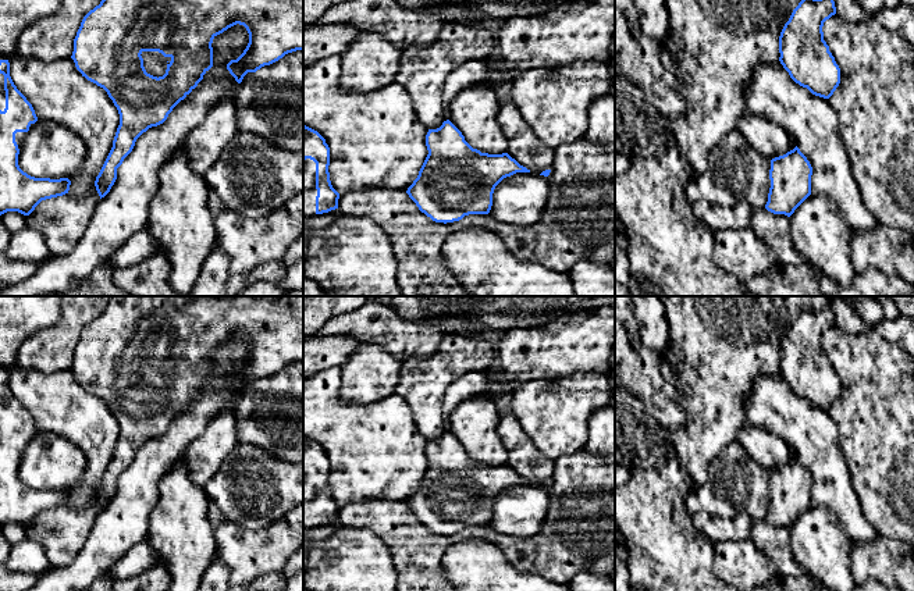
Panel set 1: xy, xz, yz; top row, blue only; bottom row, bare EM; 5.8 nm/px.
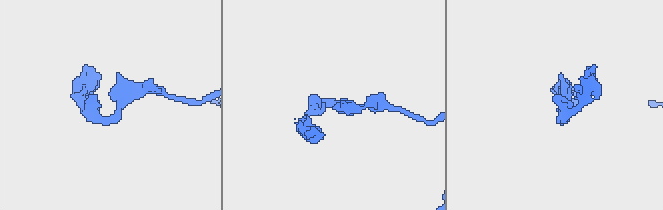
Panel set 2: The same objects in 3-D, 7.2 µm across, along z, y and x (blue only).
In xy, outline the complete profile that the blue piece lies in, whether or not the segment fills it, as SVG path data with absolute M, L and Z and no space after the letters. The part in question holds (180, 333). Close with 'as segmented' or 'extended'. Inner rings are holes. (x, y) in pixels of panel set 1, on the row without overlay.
M110 296L100 316L83 328L71 370L82 388L107 403L120 426L113 459L95 492L100 510L110 503L117 480L132 463L136 451L149 439L163 435L213 378L213 350L236 335L246 339L249 355L236 371L227 375L227 381L241 395L248 384L303 362L303 296L277 296L271 300L252 296Z; extended

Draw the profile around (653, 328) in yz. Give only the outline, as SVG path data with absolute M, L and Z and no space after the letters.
M630 296L634 314L641 325L643 345L661 353L669 341L666 303L658 296Z

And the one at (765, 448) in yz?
M741 427L736 441L753 462L769 471L783 467L796 459L794 451L780 437L757 427Z

